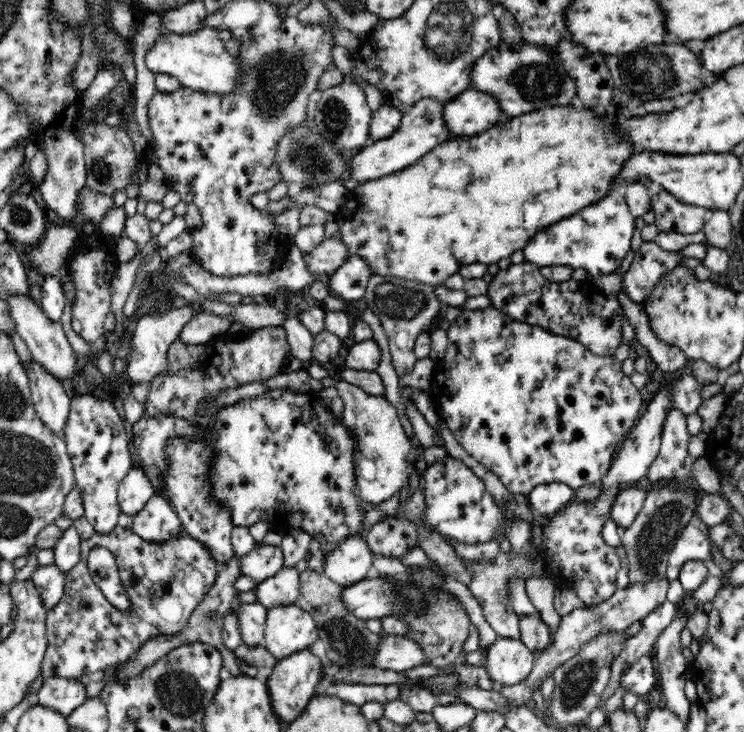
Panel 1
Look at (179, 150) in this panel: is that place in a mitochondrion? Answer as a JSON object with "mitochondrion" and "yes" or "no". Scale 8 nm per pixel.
{"mitochondrion":"no"}

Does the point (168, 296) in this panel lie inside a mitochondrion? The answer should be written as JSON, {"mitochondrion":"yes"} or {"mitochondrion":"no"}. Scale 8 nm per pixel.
{"mitochondrion":"no"}

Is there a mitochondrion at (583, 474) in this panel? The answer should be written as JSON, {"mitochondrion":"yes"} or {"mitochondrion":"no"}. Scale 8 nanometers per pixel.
{"mitochondrion":"no"}

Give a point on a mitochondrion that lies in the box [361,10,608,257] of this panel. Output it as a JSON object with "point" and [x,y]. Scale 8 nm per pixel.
{"point":[541,82]}

